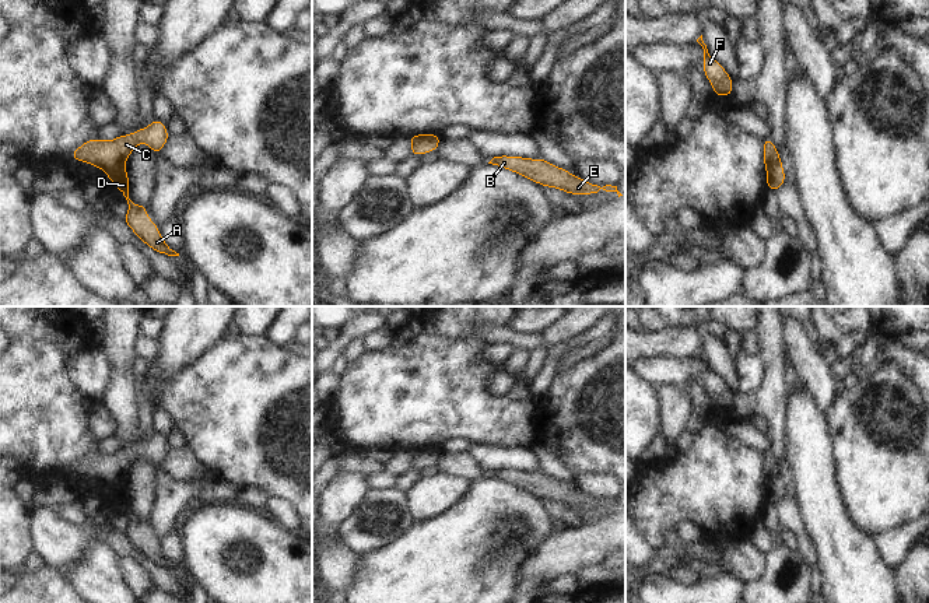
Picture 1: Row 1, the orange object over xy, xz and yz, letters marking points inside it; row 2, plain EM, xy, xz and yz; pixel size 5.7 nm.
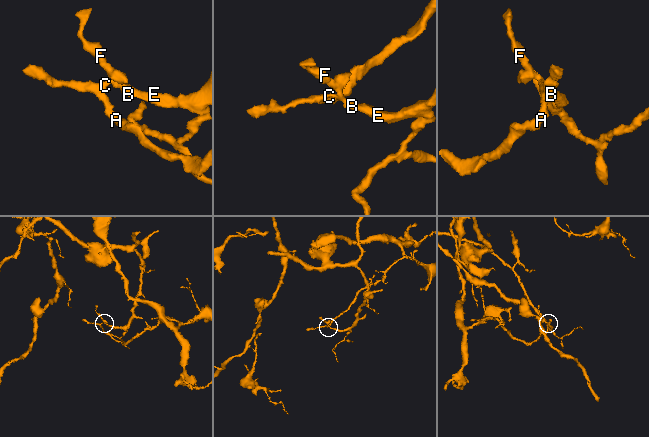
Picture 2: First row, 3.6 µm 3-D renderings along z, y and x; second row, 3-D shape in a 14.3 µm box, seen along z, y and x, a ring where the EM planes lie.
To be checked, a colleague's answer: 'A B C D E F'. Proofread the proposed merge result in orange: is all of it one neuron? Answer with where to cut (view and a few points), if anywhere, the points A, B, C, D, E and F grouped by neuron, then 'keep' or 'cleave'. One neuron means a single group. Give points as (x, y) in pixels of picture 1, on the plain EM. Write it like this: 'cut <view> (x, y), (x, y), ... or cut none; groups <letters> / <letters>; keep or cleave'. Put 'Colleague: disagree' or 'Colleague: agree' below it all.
cut xy (123, 477), (107, 484); groups A D / B C E F; cleave
Colleague: disagree

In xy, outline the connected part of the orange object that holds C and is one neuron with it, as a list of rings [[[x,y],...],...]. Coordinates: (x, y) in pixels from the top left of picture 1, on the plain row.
[[[154,432],[146,442],[139,442],[127,449],[120,448],[113,455],[90,452],[80,462],[76,462],[70,470],[104,484],[115,484],[126,477],[130,466],[143,455],[158,467],[168,451],[165,437]]]

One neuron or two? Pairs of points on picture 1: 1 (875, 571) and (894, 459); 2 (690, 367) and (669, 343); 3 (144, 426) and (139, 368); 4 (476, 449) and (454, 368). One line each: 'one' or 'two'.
1: two
2: two
3: one
4: two

